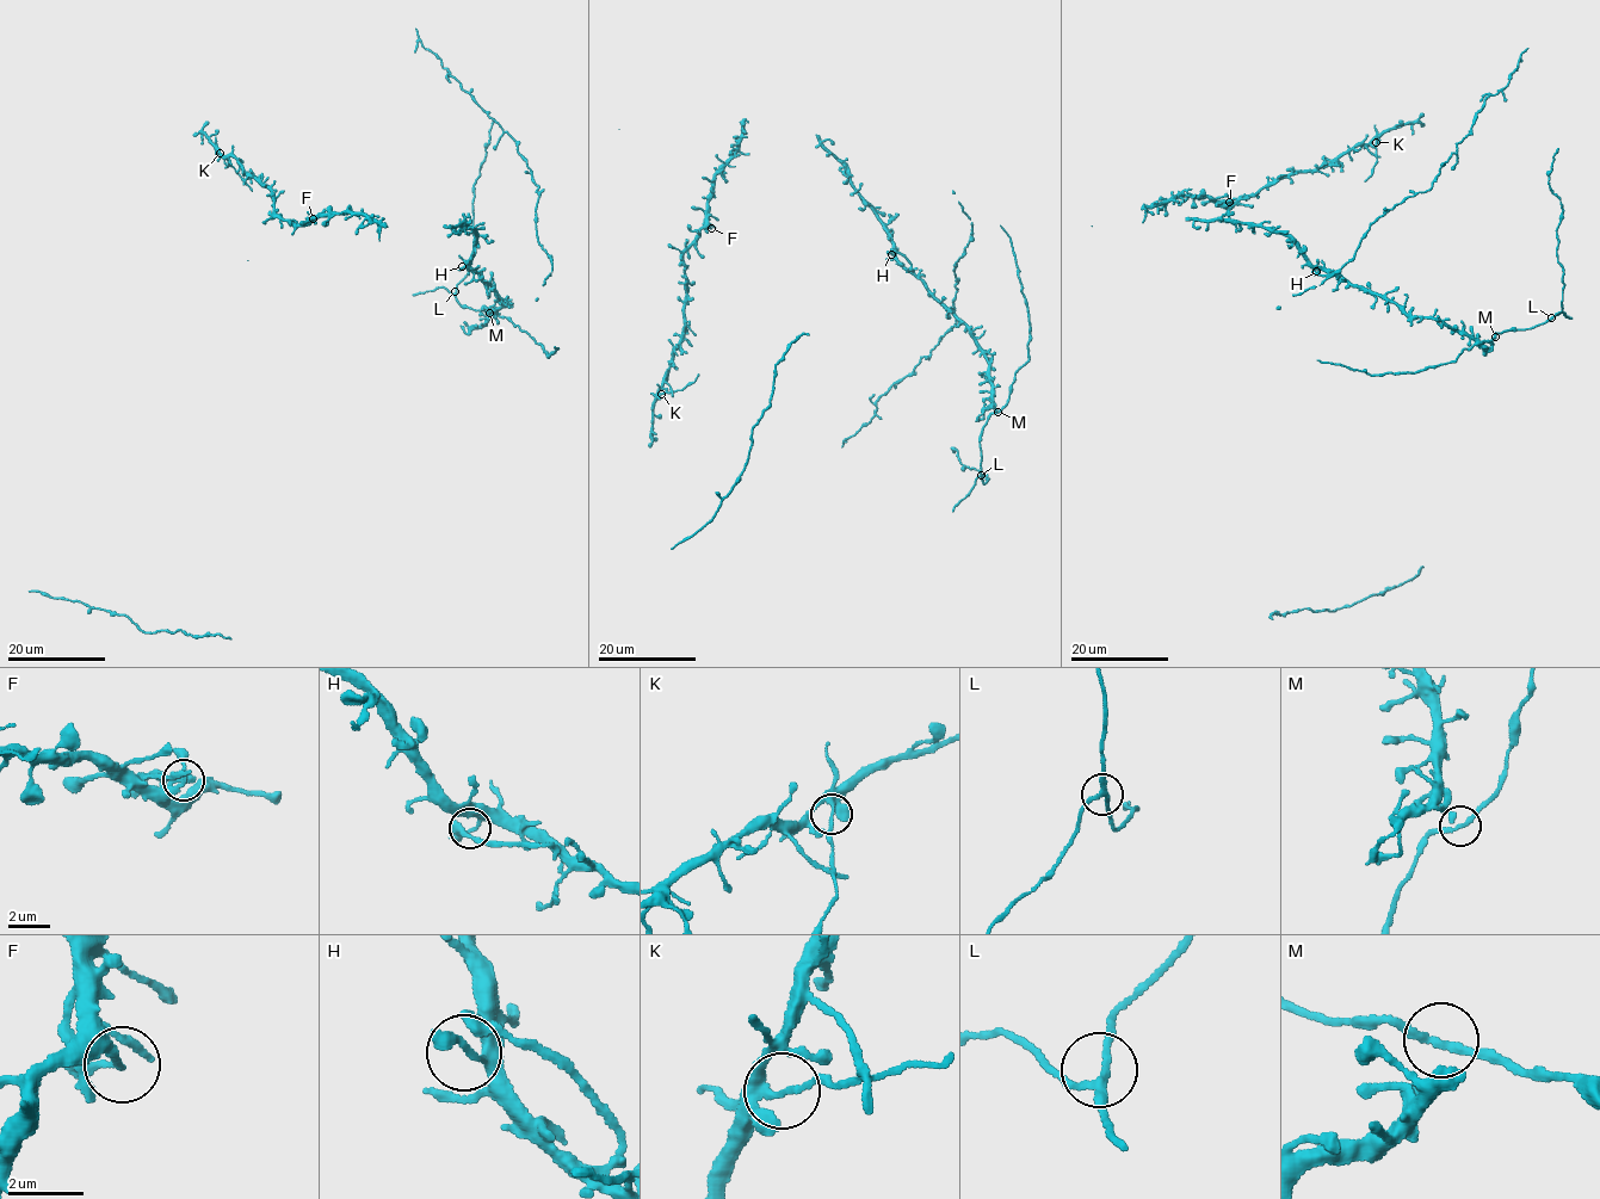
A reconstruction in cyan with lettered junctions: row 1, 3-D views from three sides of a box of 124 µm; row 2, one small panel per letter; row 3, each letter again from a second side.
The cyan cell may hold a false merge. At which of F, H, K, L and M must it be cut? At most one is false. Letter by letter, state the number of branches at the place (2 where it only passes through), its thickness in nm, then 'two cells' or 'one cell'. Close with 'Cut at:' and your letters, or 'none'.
F: 2 | 150 nm | one cell
H: 3 | 140 nm | one cell
K: 3 | 150 nm | two cells
L: 3 | 190 nm | one cell
M: 3 | 170 nm | one cell
Cut at: K

